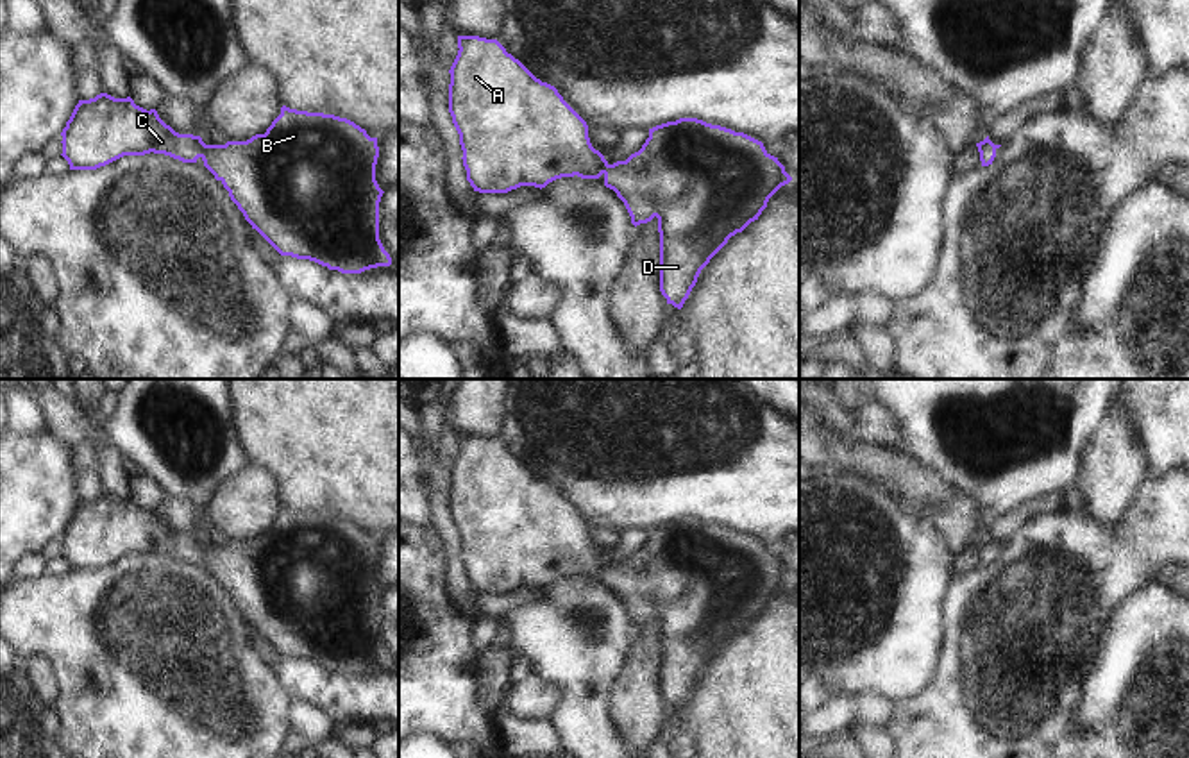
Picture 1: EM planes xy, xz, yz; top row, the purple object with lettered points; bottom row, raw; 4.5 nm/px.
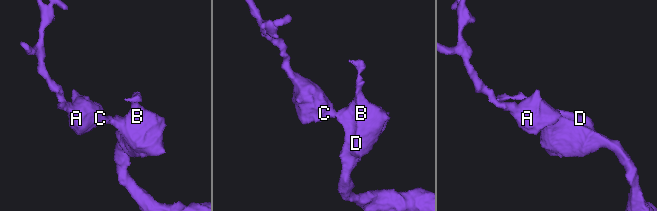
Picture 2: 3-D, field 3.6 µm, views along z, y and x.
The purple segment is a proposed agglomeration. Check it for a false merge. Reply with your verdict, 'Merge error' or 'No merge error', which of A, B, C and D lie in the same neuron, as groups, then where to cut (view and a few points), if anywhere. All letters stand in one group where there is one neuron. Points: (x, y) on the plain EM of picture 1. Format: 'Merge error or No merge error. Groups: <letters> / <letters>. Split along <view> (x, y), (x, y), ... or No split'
No merge error. Groups: A B C D. No split

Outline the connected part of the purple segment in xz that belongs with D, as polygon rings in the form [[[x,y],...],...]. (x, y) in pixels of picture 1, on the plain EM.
[[[458,436],[458,456],[449,470],[449,513],[460,535],[467,581],[479,594],[508,594],[520,586],[545,588],[561,577],[599,579],[624,602],[631,624],[658,619],[660,633],[660,692],[667,704],[681,710],[701,670],[728,644],[758,620],[769,599],[792,577],[763,543],[731,529],[712,526],[697,518],[679,518],[649,529],[642,549],[626,561],[610,565],[588,538],[586,522],[563,501],[558,490],[536,479],[519,459],[506,452],[497,440]]]

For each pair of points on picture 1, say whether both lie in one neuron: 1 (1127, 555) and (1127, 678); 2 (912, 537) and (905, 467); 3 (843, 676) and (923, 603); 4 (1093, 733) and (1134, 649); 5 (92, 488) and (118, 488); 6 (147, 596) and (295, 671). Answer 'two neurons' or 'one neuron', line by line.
1: two neurons
2: two neurons
3: one neuron
4: one neuron
5: two neurons
6: two neurons

